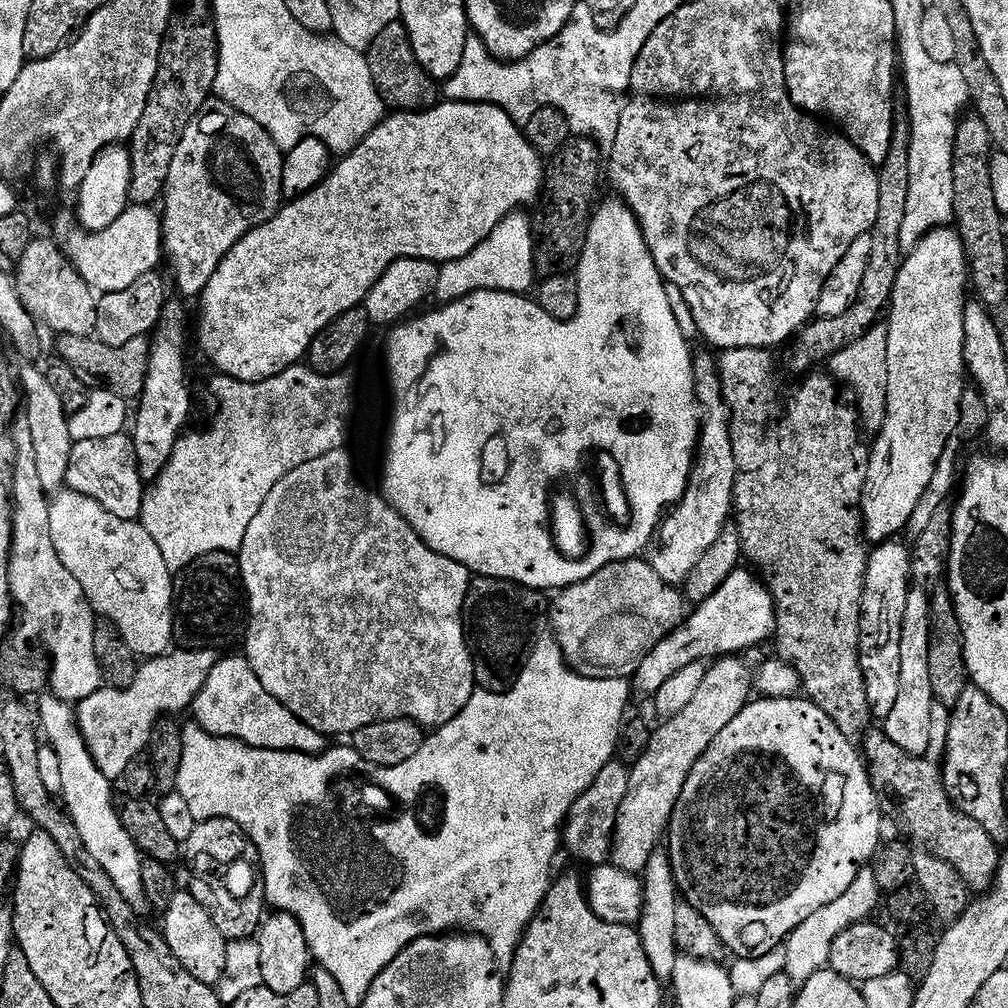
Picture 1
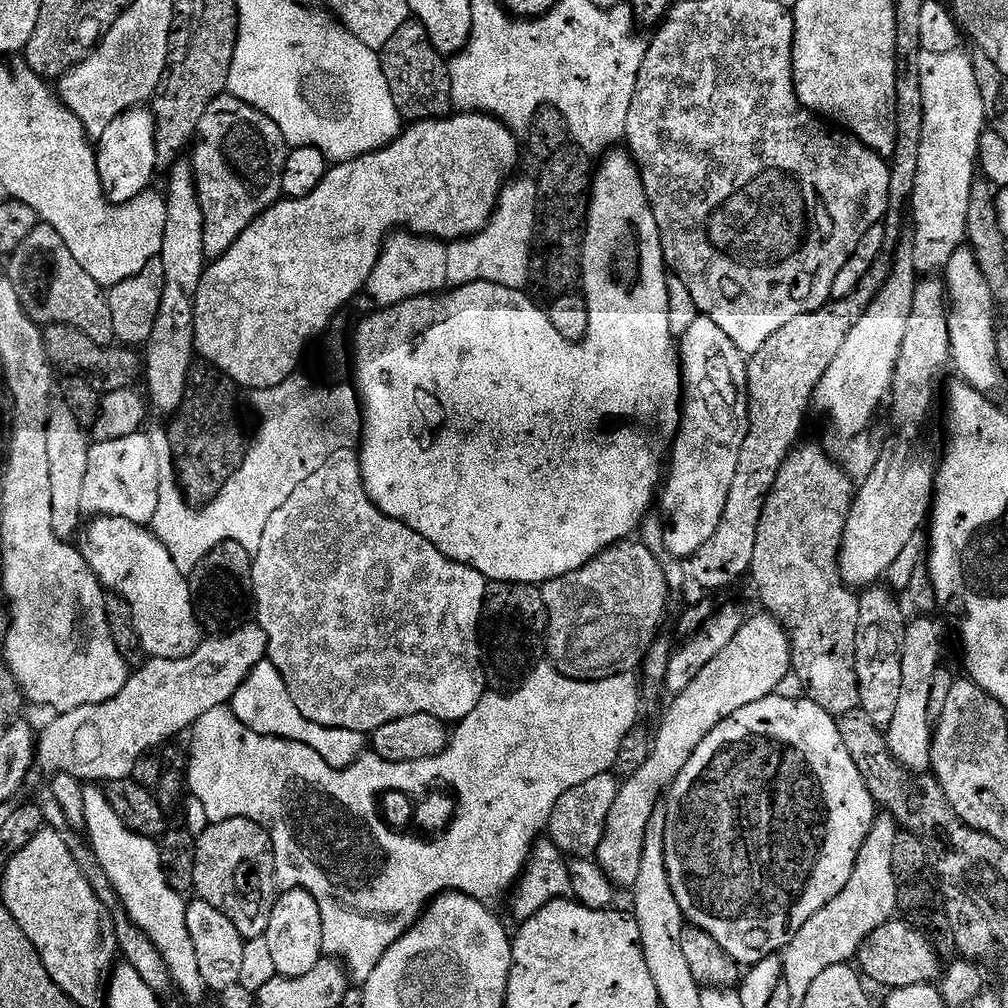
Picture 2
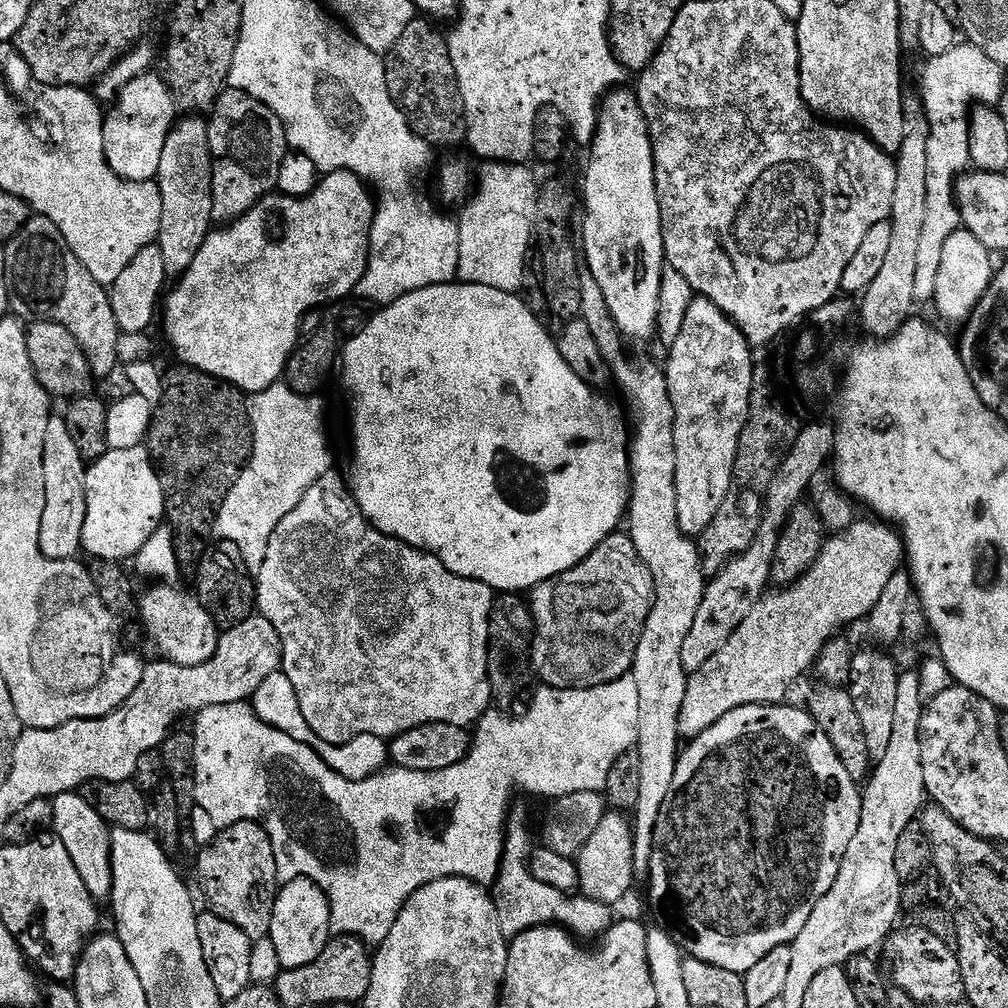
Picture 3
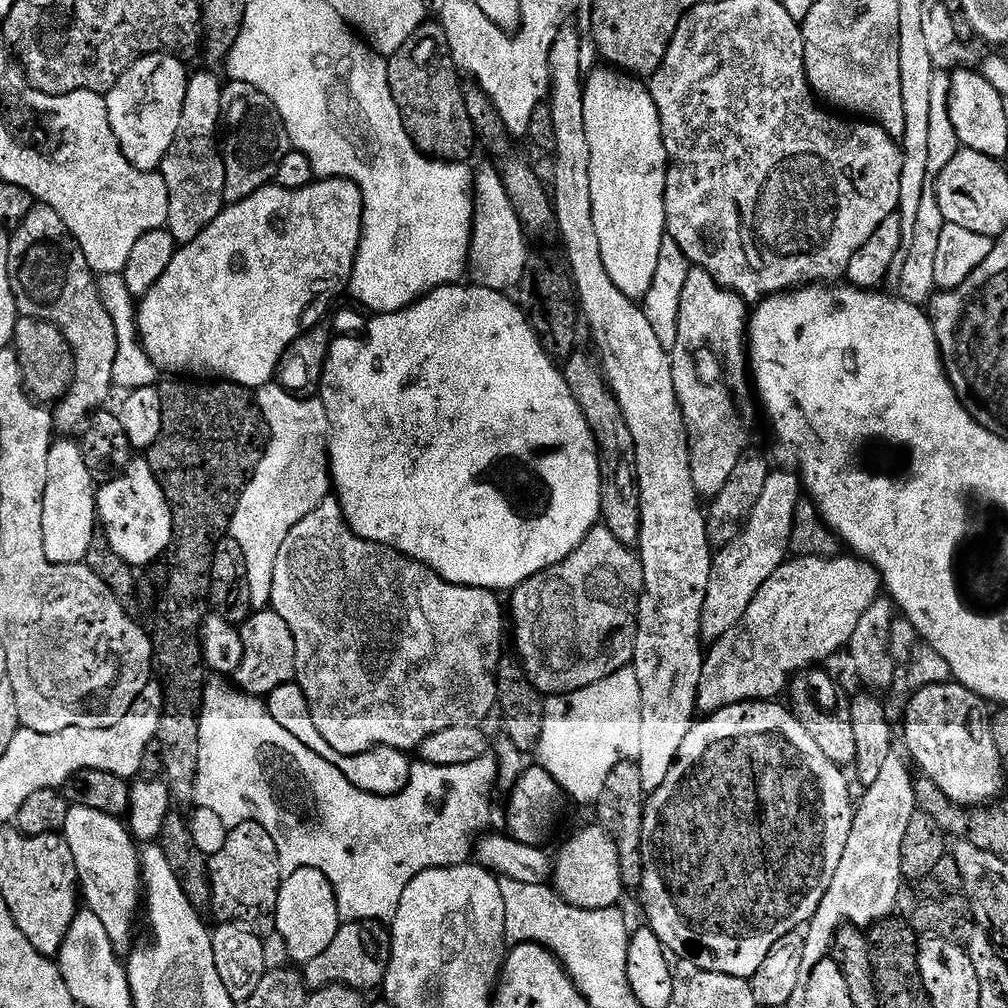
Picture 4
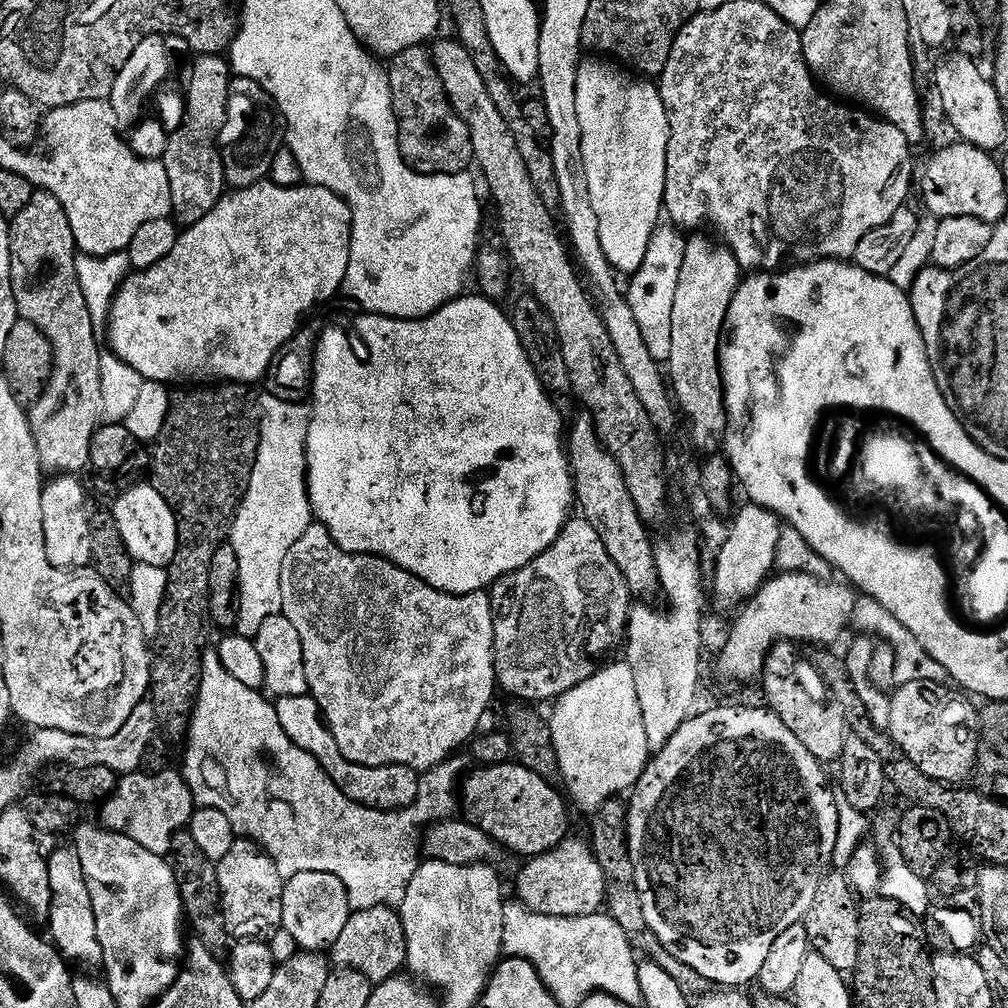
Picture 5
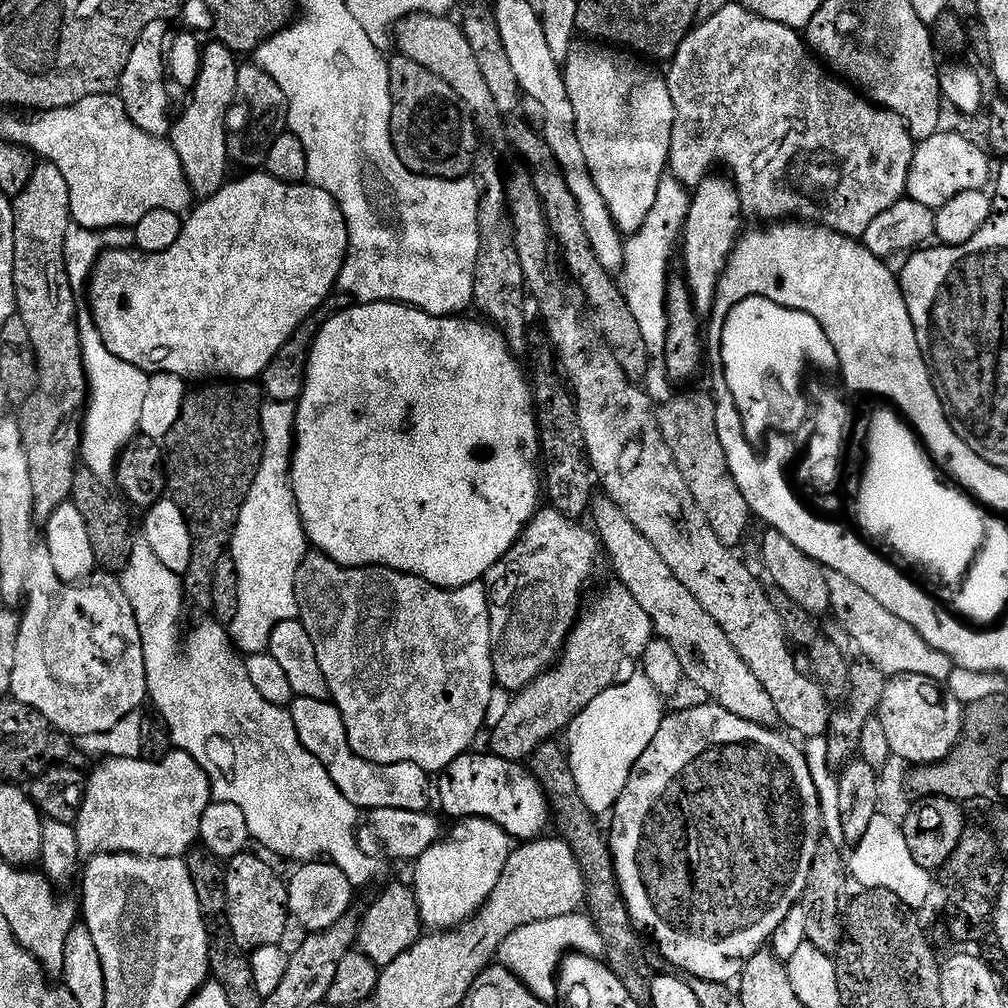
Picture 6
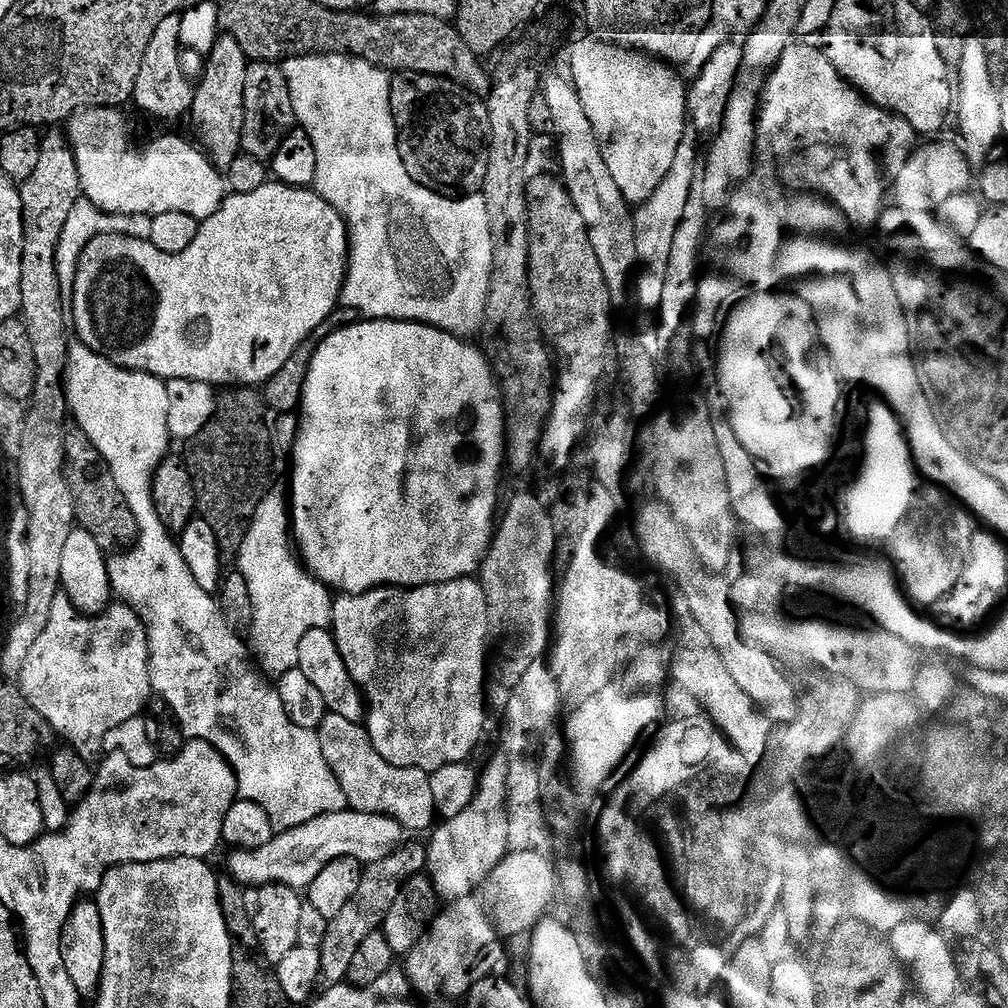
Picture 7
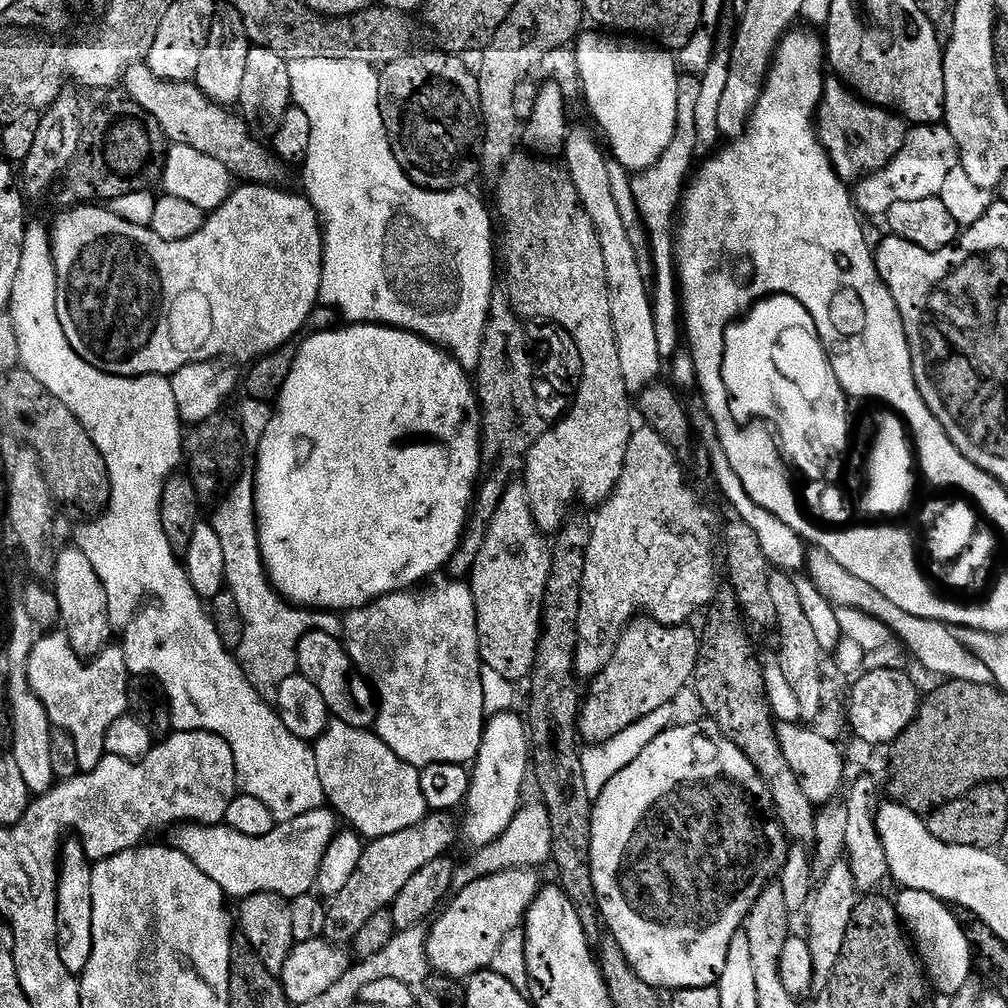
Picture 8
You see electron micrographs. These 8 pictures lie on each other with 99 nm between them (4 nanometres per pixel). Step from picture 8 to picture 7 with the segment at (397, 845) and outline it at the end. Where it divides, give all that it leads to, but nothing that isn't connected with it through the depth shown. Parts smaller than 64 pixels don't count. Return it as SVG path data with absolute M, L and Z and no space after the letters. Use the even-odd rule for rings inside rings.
M405 842L386 858L367 865L361 871L357 889L336 916L329 919L328 929L318 949L318 972L321 977L328 979L329 985L341 983L347 977L350 957L362 944L362 938L377 931L384 913L390 910L390 906L394 906L394 898L398 898L405 882L425 871L427 858L428 849L423 843Z

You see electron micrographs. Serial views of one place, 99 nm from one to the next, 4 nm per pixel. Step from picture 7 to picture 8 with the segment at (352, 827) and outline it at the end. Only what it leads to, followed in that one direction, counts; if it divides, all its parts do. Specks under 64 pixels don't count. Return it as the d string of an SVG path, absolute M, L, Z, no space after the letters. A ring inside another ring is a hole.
M325 806L317 812L302 814L302 818L277 823L262 837L247 837L227 826L185 824L175 829L174 846L186 854L206 878L214 878L225 897L243 898L265 892L293 898L315 889L322 858L337 831L338 817L331 807Z

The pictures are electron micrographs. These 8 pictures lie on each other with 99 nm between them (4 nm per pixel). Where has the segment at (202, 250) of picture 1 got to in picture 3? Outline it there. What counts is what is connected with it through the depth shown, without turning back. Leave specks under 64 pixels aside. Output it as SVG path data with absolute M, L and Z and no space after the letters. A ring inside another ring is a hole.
M231 87L226 96L232 99L232 108L213 111L208 125L213 155L212 218L216 222L242 218L264 197L273 195L277 191L278 170L290 151L283 122L262 101Z

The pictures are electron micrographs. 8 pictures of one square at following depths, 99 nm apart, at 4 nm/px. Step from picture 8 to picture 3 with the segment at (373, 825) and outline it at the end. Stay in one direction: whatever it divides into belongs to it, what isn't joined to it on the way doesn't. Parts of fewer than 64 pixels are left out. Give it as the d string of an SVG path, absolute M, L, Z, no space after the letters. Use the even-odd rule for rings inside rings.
M283 670L270 674L270 678L266 678L266 682L262 682L262 686L258 686L250 703L259 720L266 722L272 728L277 728L282 734L310 746L310 750L317 752L337 776L346 778L374 776L385 771L386 765L389 763L390 748L383 736L362 734L345 744L331 744L318 738L318 734L314 734L314 730L310 730L306 718L302 718L302 706L298 706L298 694L294 694L294 686L290 686L290 678L286 678Z

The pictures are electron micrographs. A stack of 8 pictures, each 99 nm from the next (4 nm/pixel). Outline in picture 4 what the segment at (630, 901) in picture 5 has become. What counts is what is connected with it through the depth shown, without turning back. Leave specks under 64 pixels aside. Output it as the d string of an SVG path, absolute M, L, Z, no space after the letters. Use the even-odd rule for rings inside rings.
M625 762L614 766L610 774L606 774L606 783L602 785L602 794L594 801L599 827L615 840L618 850L618 866L622 870L625 885L639 885L642 878L642 818L644 806L648 802L649 793L642 786L642 770L639 763Z

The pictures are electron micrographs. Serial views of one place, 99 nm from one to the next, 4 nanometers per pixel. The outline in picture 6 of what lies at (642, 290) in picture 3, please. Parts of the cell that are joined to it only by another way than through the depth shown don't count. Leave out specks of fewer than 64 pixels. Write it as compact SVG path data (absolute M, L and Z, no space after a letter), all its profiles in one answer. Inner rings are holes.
M588 38L577 39L570 46L570 54L562 61L562 71L566 90L570 94L570 102L574 106L574 118L576 119L576 133L578 142L582 142L582 154L586 154L586 164L590 170L598 190L602 193L602 198L606 198L606 206L610 206L610 214L622 234L633 234L646 222L646 216L650 214L654 202L658 198L658 182L666 174L669 167L668 155L670 154L670 142L672 141L672 131L674 130L674 98L670 98L667 79L660 76L652 68L647 68L643 59L637 58L631 51L621 50L616 46L605 46L600 42L593 42Z

